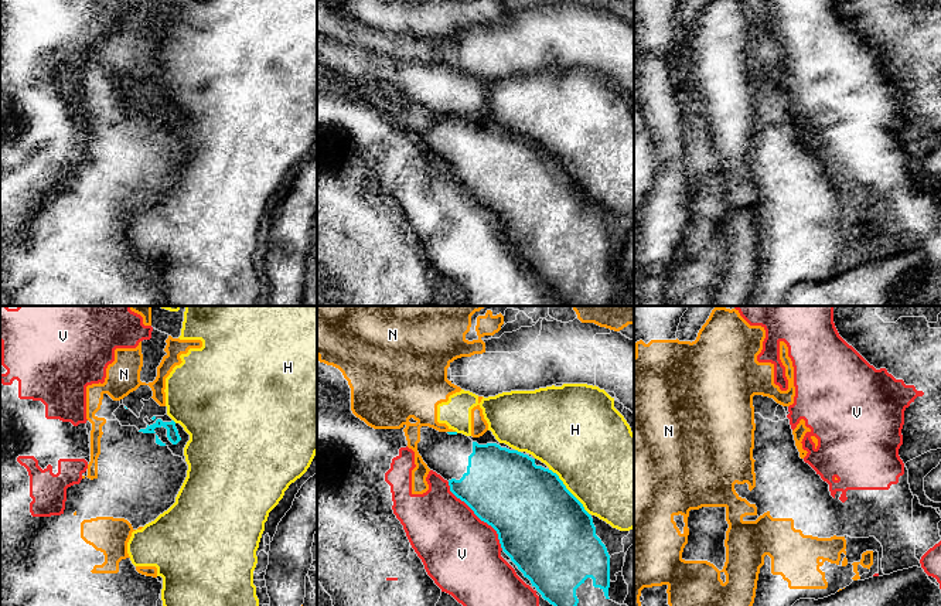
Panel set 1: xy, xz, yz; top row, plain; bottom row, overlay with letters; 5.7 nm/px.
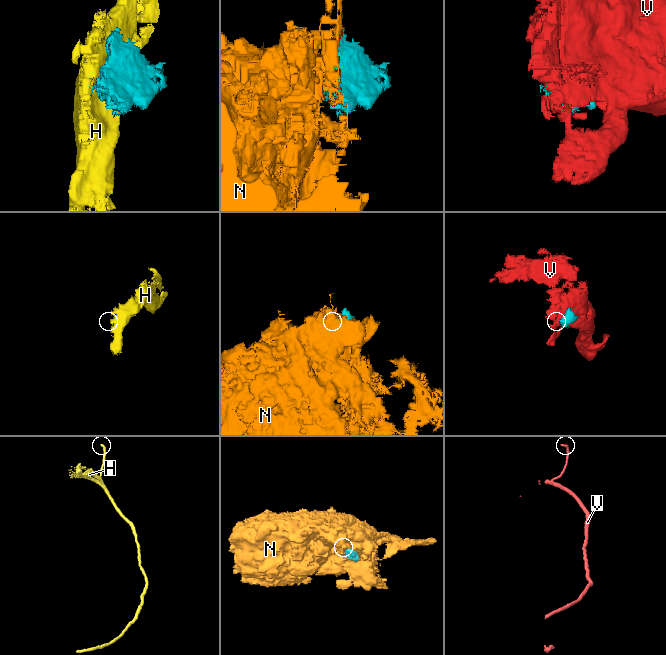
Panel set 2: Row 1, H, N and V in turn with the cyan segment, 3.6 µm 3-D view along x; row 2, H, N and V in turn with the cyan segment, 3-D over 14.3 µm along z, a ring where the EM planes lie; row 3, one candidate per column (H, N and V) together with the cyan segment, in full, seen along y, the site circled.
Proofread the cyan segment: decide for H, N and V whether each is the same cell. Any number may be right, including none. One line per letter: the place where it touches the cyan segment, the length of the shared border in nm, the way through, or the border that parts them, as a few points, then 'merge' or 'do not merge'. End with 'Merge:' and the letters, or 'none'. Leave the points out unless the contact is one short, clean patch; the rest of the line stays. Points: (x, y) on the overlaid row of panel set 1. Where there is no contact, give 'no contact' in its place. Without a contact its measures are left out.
H: contact xz (568, 490); length 360 nm; do not merge
N: contact xz (452, 432); length 50 nm; border xz (447, 431), (454, 432); do not merge
V: contact xz (478, 517); length 500 nm; do not merge
Merge: none

